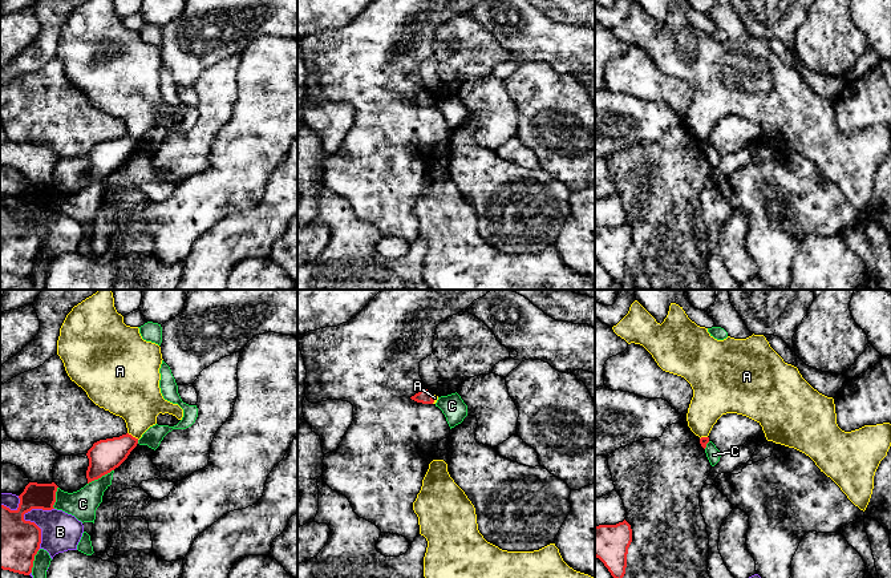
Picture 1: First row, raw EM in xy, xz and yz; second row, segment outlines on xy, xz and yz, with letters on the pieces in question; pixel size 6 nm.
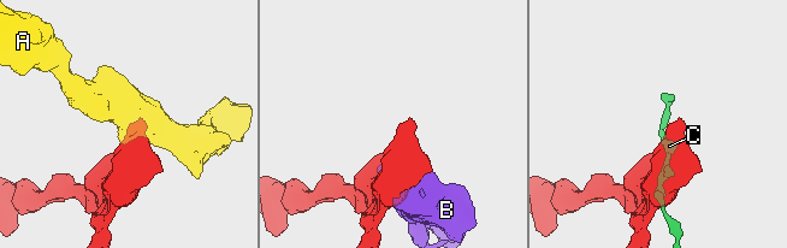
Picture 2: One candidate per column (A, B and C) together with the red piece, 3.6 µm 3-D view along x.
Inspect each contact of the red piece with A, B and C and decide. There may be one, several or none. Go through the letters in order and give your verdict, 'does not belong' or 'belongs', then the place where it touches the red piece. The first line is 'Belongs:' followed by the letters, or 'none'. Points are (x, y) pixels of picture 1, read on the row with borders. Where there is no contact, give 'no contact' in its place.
Belongs: none
A: does not belong; meets red in xy at (132, 436)
B: does not belong; meets red in xy at (24, 520)
C: does not belong; meets red in xy at (100, 477)

